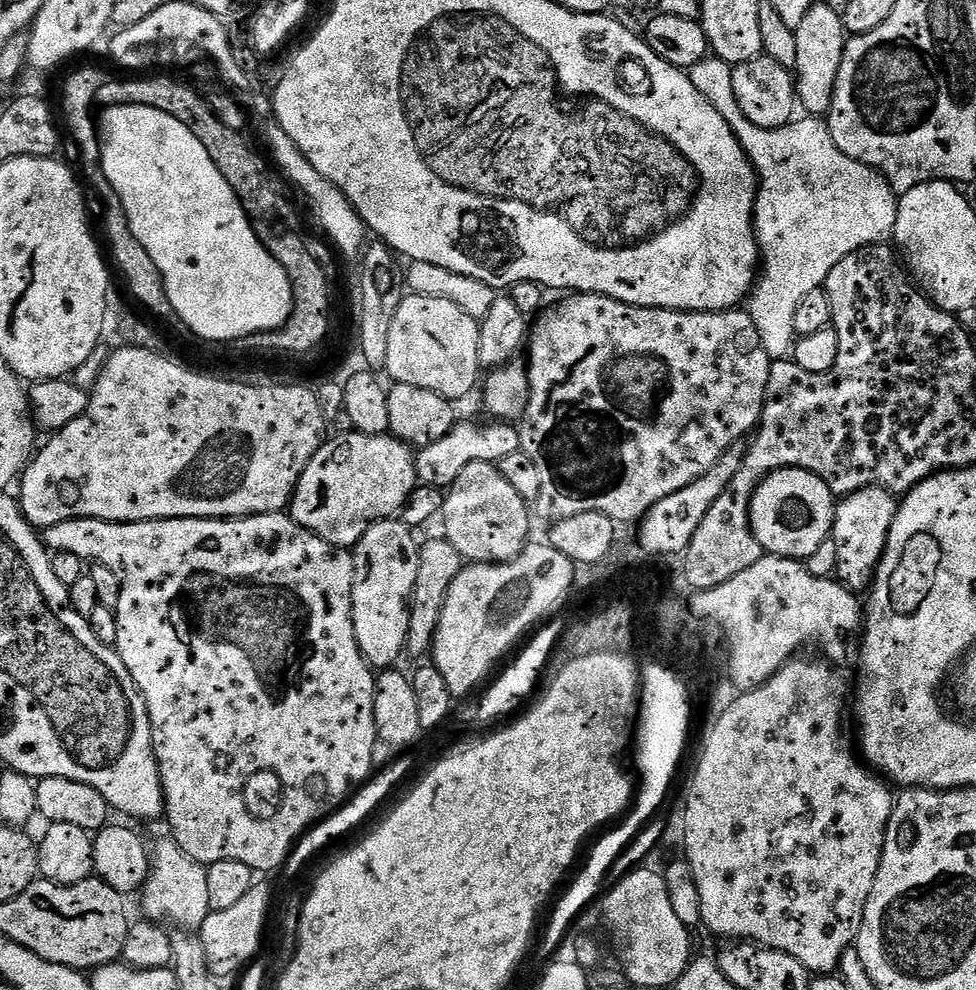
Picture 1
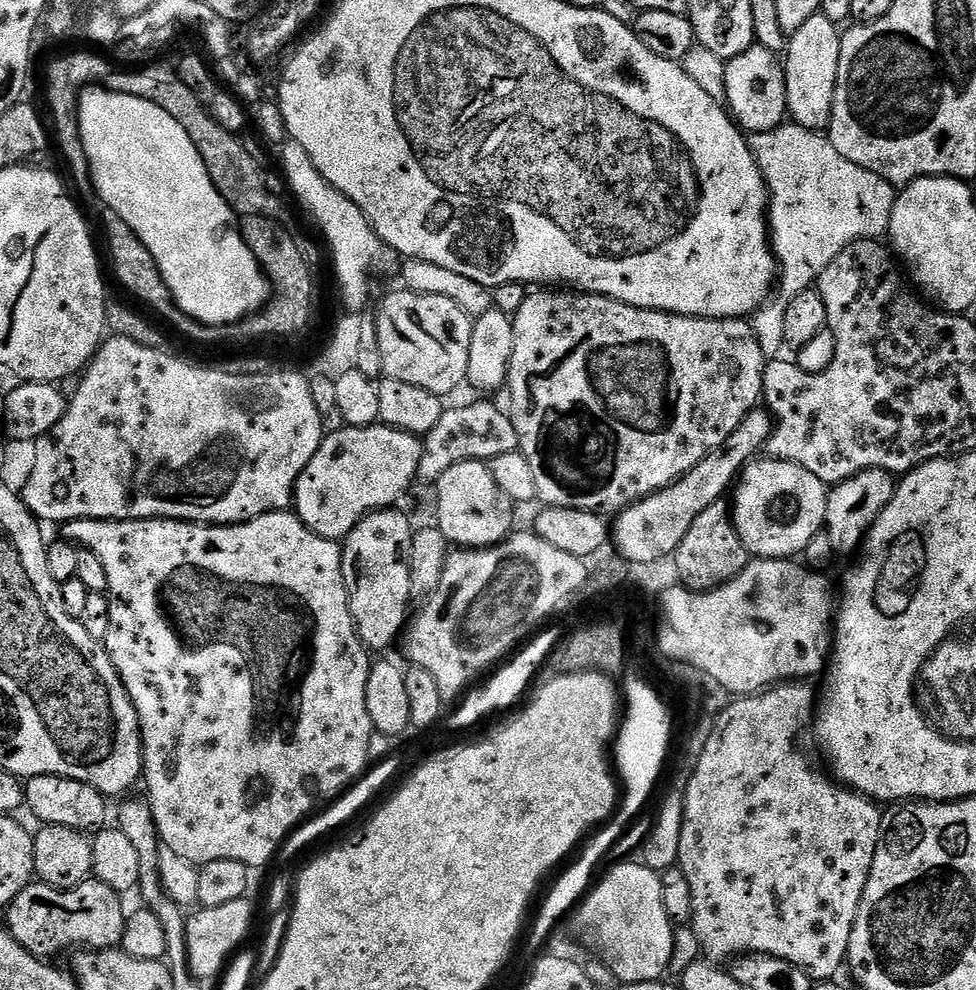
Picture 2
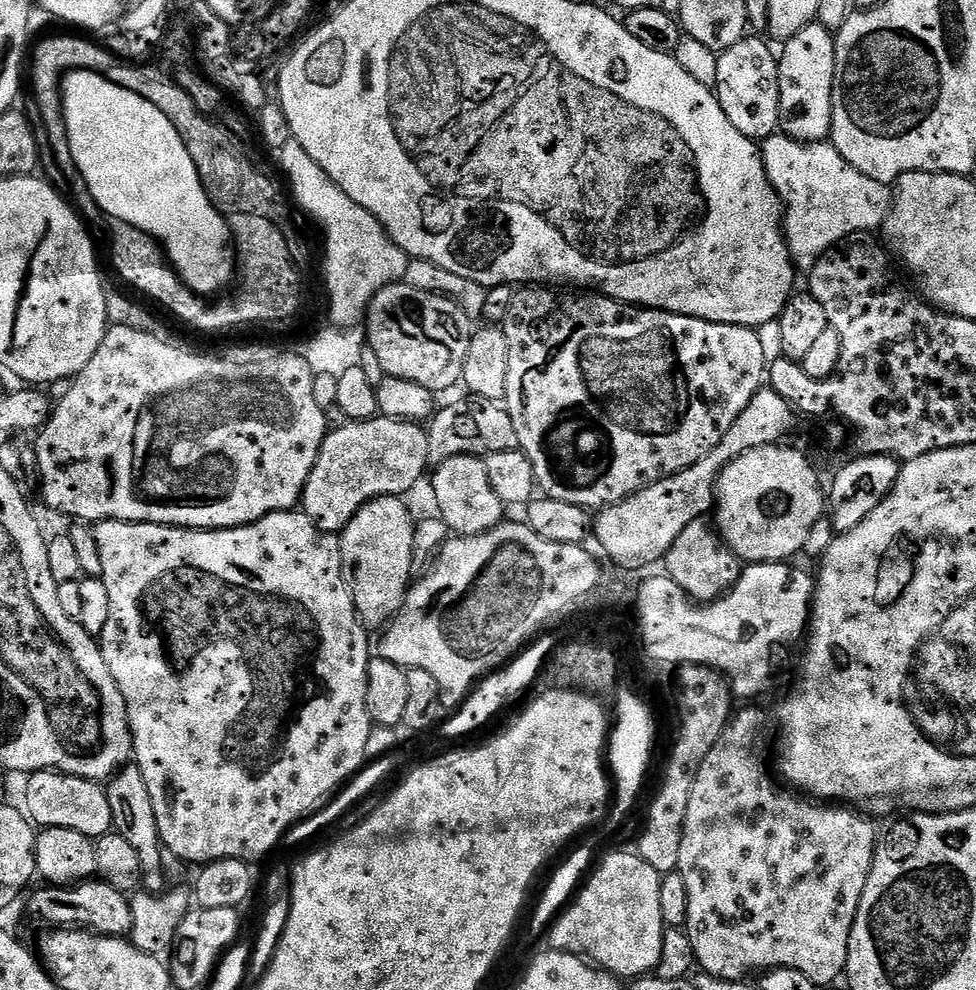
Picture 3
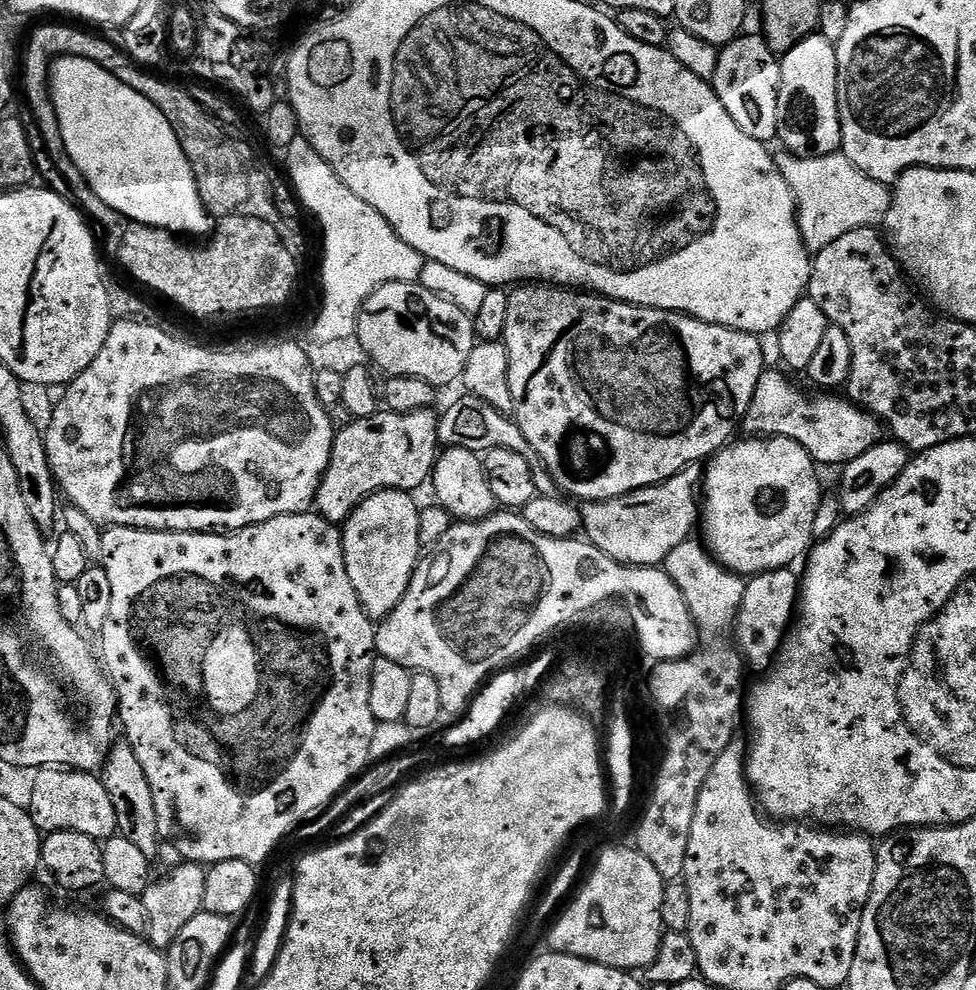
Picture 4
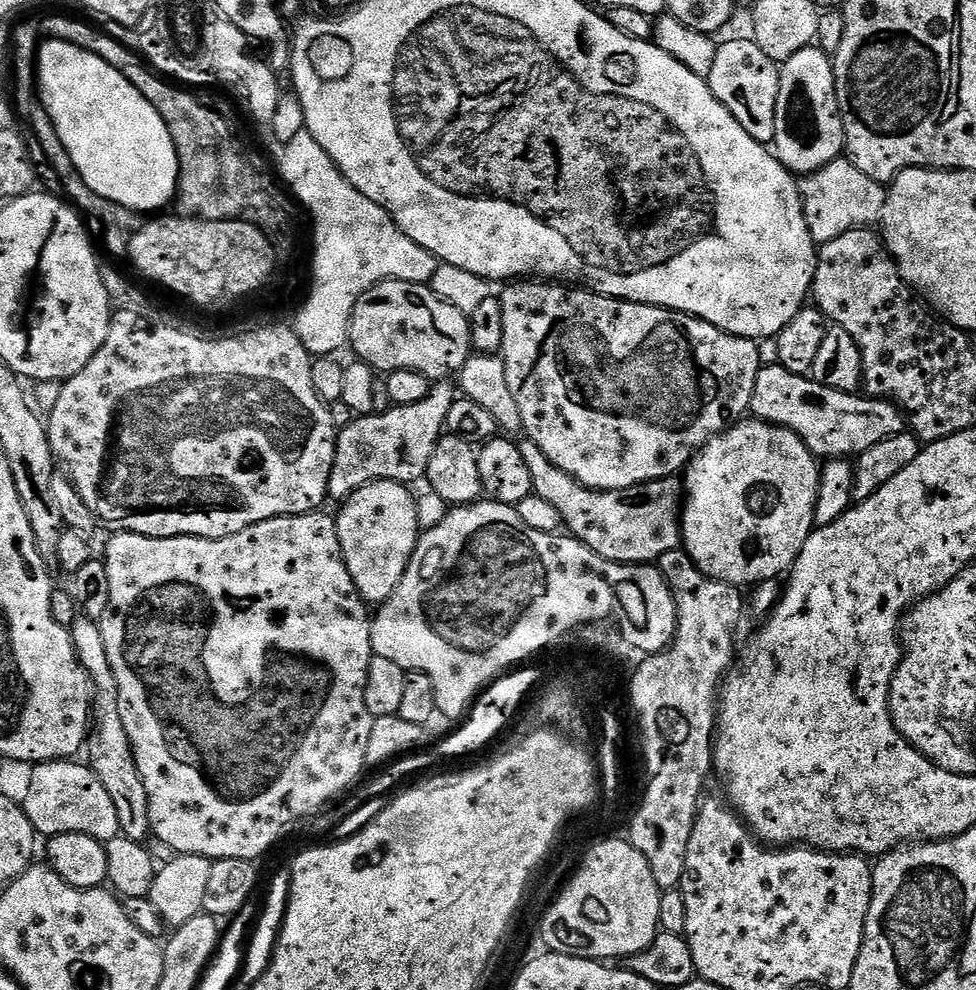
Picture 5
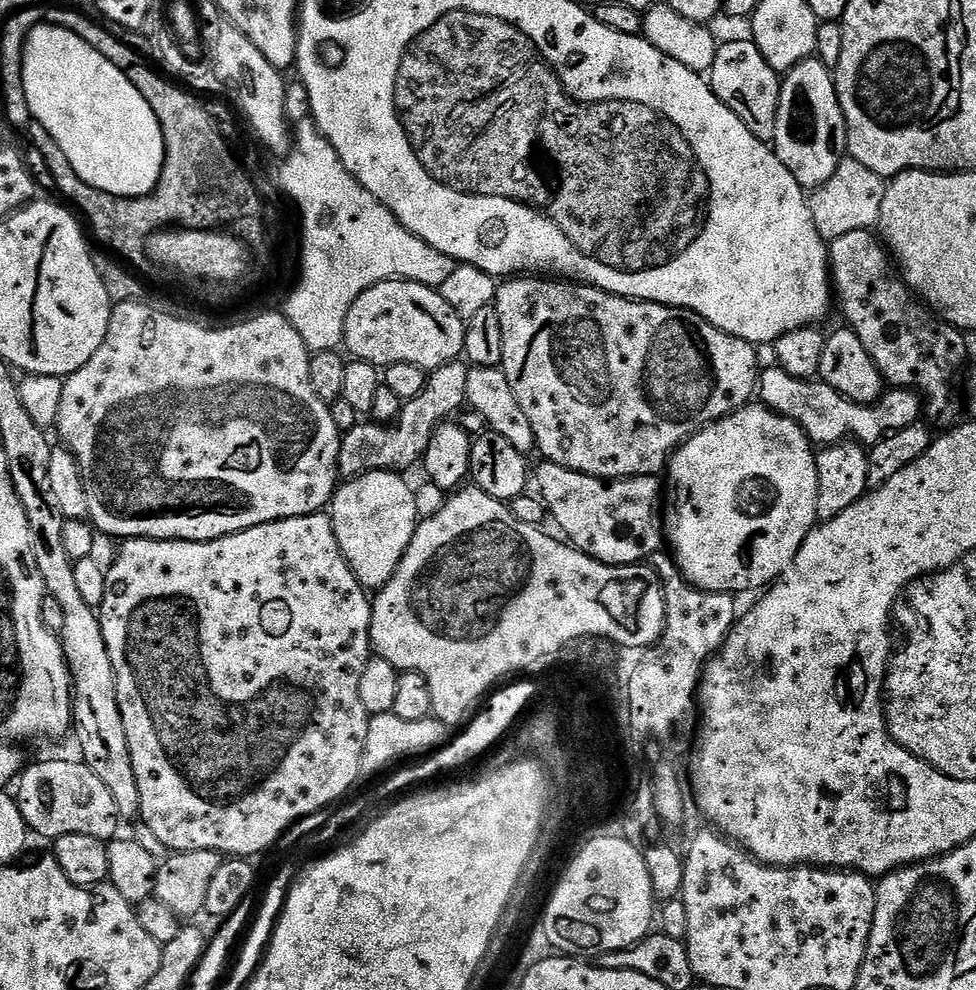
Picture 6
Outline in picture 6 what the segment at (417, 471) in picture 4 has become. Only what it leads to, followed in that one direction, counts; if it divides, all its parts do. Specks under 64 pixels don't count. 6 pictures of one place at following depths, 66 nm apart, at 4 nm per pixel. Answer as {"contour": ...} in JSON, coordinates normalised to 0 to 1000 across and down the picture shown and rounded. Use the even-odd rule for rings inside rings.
{"contour":[[[464,366],[446,373],[439,380],[432,398],[428,398],[428,402],[423,404],[413,405],[404,430],[398,431],[392,427],[384,426],[376,426],[377,428],[366,426],[358,436],[351,437],[348,446],[347,480],[360,483],[370,481],[373,477],[413,478],[415,474],[427,472],[433,466],[434,456],[447,431],[466,421],[476,411],[481,373],[481,369],[475,366]]]}

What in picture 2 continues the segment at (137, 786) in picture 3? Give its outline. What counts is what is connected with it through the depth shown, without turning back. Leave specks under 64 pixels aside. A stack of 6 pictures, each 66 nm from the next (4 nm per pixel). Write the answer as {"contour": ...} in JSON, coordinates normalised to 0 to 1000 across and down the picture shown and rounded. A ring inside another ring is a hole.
{"contour":[[[128,807],[127,813],[123,816],[123,829],[121,835],[129,846],[137,854],[137,859],[141,862],[141,883],[143,884],[143,895],[141,905],[148,908],[147,916],[156,921],[164,931],[170,943],[170,970],[177,979],[188,979],[193,973],[193,953],[191,952],[191,935],[193,934],[193,925],[182,914],[179,908],[172,909],[172,901],[168,898],[170,886],[164,880],[164,841],[160,839],[158,822],[156,821],[155,811],[151,807],[131,808]]]}

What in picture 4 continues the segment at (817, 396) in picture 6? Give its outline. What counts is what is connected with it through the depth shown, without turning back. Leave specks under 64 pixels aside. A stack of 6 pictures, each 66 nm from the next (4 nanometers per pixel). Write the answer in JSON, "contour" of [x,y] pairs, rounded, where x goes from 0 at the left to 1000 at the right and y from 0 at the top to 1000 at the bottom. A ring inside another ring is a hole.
{"contour":[[[784,374],[773,390],[773,402],[762,419],[761,435],[770,442],[798,442],[818,446],[827,455],[837,470],[858,469],[864,471],[883,463],[887,455],[907,443],[908,433],[901,422],[861,398],[836,398],[831,400],[819,392],[802,375]]]}

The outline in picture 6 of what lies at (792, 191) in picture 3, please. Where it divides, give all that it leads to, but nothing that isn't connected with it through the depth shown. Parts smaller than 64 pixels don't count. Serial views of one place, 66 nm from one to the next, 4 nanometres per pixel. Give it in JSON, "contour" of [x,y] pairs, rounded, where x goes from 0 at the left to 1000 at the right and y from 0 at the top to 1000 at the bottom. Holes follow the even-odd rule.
{"contour":[[[866,160],[859,168],[855,180],[831,195],[832,223],[838,236],[844,243],[851,244],[863,240],[863,236],[871,236],[871,232],[897,231],[902,225],[907,189],[907,179],[895,176],[895,172],[887,172],[883,164]]]}

